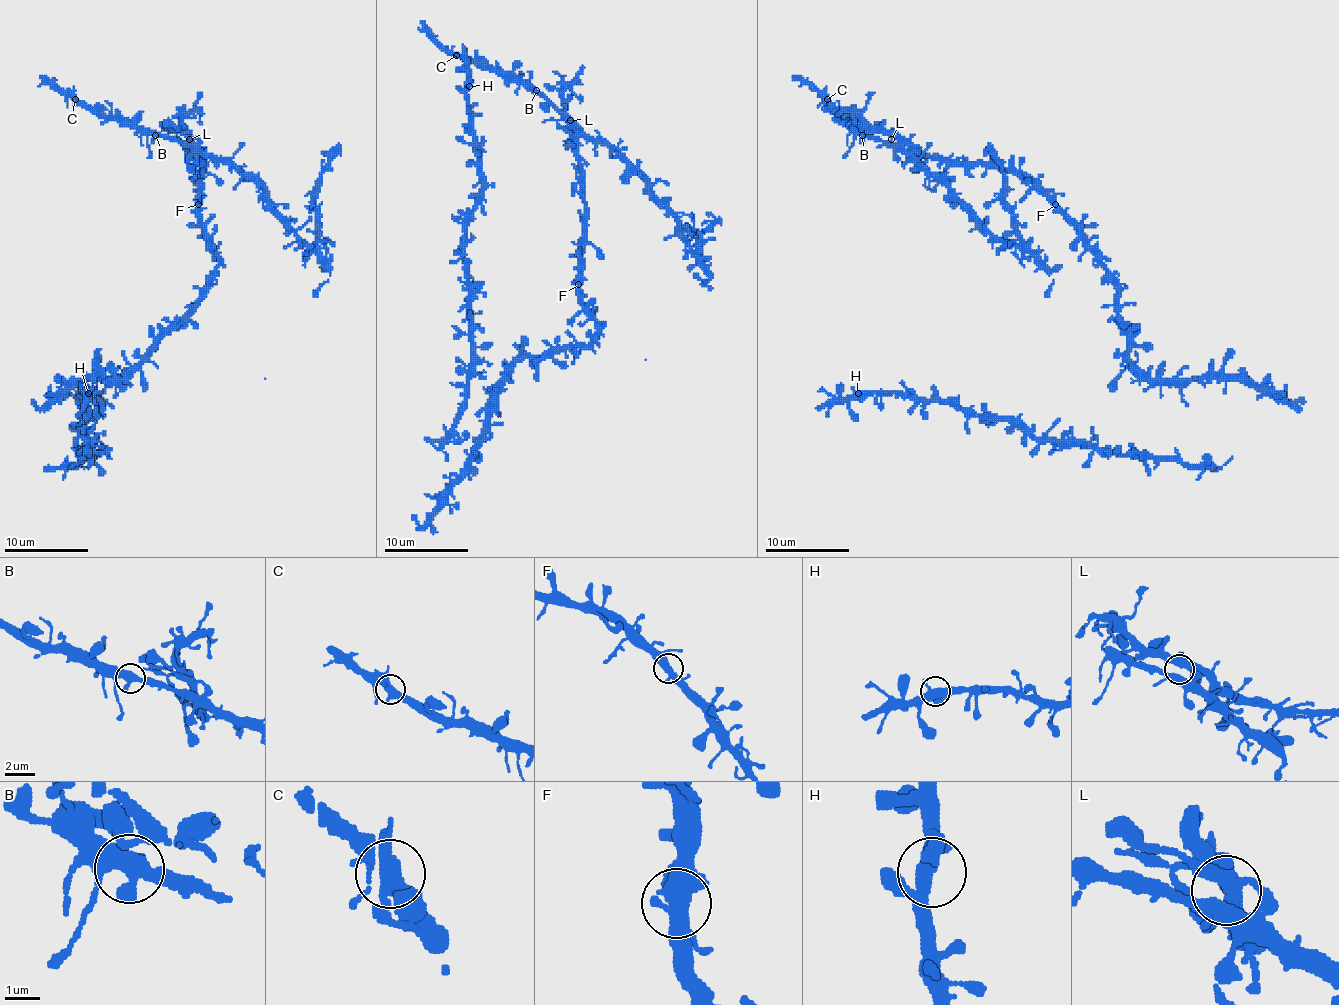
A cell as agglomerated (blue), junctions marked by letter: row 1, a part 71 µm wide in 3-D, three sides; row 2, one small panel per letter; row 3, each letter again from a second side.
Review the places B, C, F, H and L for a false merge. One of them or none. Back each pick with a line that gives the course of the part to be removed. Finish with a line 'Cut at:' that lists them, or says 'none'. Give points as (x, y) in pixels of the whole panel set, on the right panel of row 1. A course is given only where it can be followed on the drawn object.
Cut at: none

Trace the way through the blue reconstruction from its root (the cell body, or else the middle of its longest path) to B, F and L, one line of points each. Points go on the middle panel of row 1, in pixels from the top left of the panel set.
B: (576, 345), (586, 345), (599, 332), (580, 292), (584, 212), (578, 158), (580, 132), (536, 90)
F: (576, 345), (586, 345), (599, 332), (599, 326), (582, 301), (578, 284)
L: (576, 345), (586, 345), (599, 332), (599, 326), (580, 292), (584, 191), (578, 141), (570, 120)

